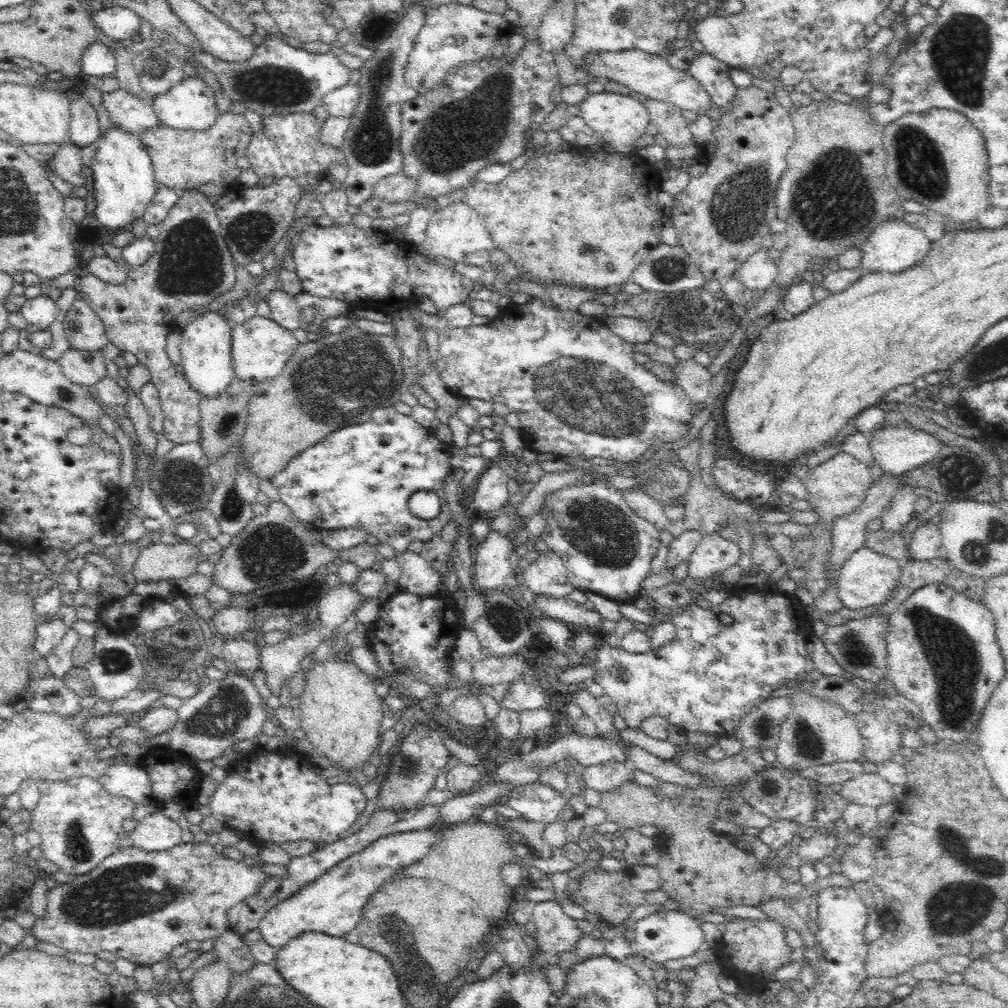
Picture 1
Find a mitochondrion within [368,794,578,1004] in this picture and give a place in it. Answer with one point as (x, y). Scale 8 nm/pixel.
(395, 930)

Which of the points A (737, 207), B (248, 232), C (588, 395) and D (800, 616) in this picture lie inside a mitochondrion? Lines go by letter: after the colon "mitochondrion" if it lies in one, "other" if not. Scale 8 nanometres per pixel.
A: mitochondrion
B: mitochondrion
C: mitochondrion
D: other

